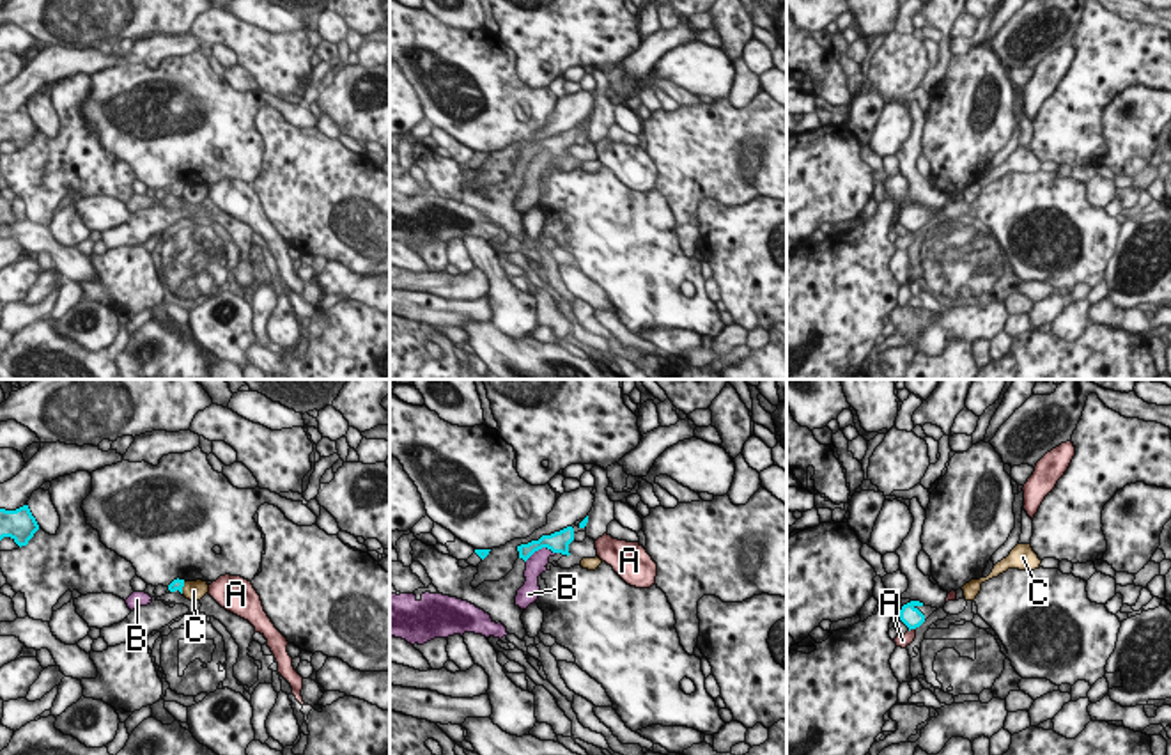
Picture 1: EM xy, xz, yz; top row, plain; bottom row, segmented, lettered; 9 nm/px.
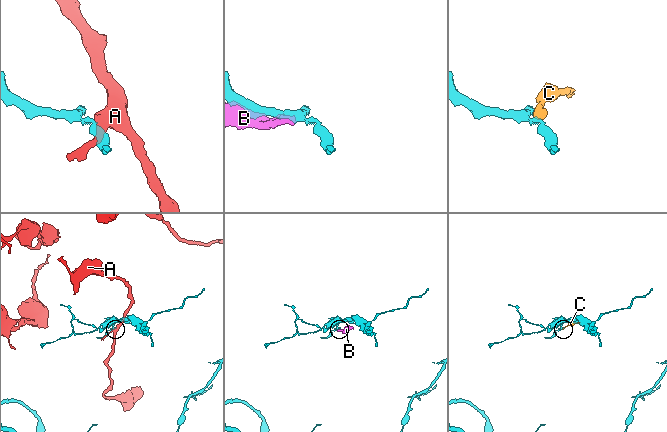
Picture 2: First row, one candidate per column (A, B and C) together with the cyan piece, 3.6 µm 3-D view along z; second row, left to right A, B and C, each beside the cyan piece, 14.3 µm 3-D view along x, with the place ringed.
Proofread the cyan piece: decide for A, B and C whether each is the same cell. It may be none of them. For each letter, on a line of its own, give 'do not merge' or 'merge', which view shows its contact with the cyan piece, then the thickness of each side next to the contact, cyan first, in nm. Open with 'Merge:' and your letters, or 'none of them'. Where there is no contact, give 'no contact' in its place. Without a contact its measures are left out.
Merge: none of them
A: do not merge; contact in yz; calibres 180 and 130 nm
B: do not merge; contact in xz; calibres 190 and 180 nm
C: do not merge; contact in xy; calibres 100 and 190 nm

